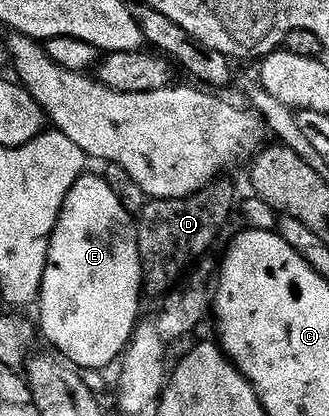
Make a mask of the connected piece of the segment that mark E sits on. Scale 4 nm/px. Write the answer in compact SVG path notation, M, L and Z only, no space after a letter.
M105 175L79 176L58 211L58 220L54 223L54 232L50 235L50 245L46 251L46 269L37 298L37 303L42 304L38 312L42 319L41 335L43 332L47 342L55 348L53 351L69 361L75 369L106 368L126 351L126 345L130 343L140 319L138 303L142 296L142 263L131 213L126 212L120 198L112 194L112 186L108 186Z

